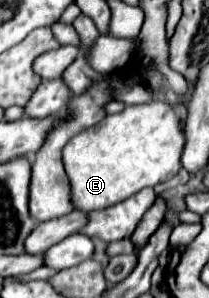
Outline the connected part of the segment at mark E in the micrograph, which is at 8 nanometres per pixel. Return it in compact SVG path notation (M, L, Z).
M167 102L125 106L119 114L105 116L93 128L81 130L63 148L65 172L71 180L77 210L103 210L137 194L147 186L167 182L181 170L185 130L179 114Z

